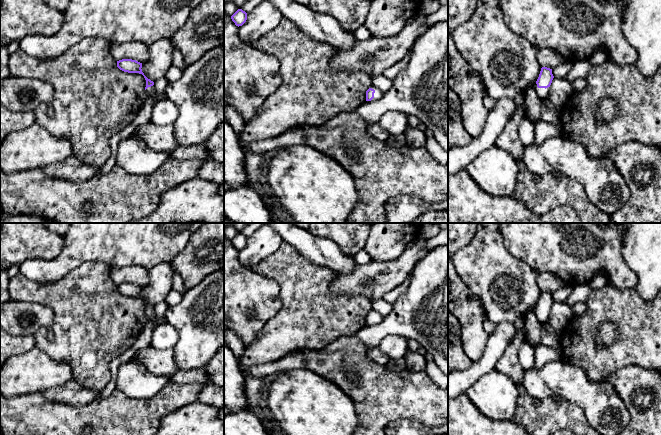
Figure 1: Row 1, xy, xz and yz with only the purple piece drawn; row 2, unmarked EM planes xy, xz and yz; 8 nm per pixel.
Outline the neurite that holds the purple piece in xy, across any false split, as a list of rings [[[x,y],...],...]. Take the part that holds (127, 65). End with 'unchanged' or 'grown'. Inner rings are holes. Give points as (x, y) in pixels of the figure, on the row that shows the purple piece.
[[[122,59],[117,61],[117,67],[124,72],[142,74],[146,80],[146,95],[152,96],[156,102],[165,98],[165,94],[157,93],[155,91],[153,87],[154,82],[148,79],[142,72],[142,63],[132,59]]]; grown

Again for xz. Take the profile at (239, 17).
[[[238,9],[232,16],[232,21],[236,26],[242,26],[247,20],[247,13],[242,9]]]; unchanged

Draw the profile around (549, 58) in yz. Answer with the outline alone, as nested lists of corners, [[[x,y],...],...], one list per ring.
[[[538,47],[537,59],[541,67],[552,70],[566,61],[558,52],[544,47]]]

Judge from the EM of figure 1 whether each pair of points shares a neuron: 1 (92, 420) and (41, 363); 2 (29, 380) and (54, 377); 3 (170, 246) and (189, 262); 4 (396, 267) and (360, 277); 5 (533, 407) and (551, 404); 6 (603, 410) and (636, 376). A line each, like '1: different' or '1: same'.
1: different
2: same
3: different
4: same
5: same
6: different

